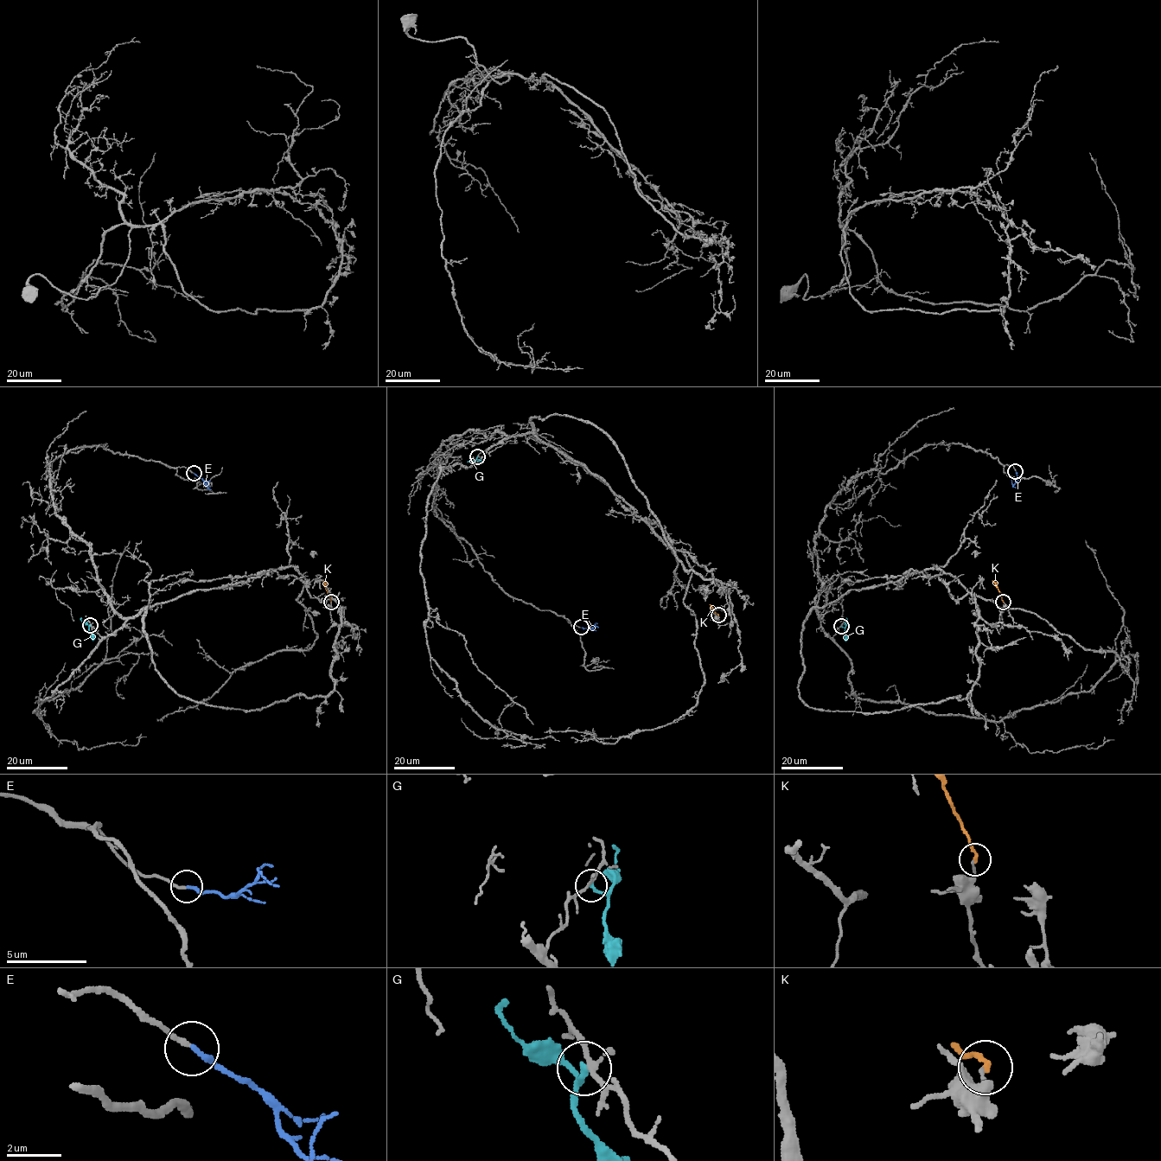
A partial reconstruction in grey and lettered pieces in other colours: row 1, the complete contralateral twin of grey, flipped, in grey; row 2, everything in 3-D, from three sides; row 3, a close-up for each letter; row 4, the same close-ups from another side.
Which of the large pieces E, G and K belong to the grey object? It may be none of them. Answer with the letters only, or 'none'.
E

